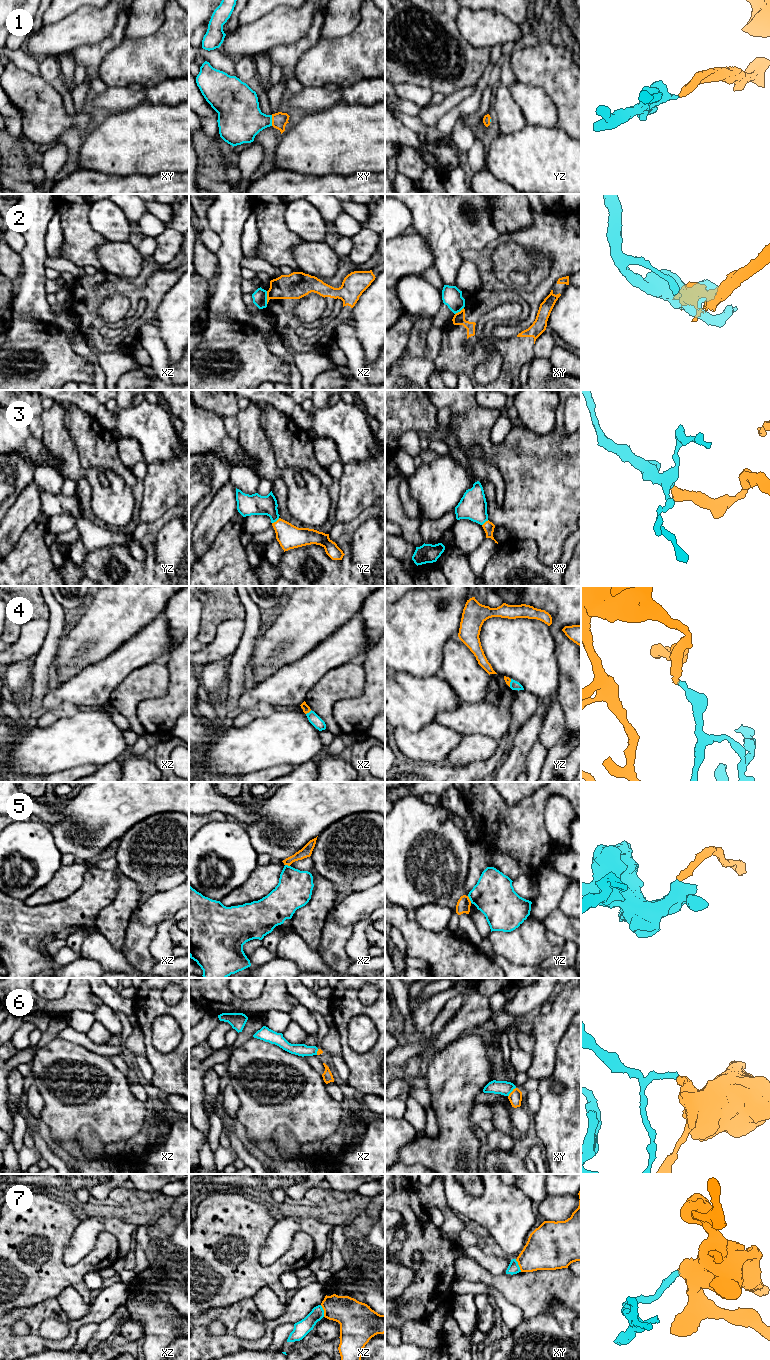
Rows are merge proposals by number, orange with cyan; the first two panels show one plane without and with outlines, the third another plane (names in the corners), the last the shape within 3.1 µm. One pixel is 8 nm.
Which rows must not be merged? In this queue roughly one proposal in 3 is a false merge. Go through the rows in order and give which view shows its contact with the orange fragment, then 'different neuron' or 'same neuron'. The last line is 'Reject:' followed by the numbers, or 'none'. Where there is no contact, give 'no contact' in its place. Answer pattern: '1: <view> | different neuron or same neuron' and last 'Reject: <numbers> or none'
1: xy | same neuron
2: xz | different neuron
3: yz | same neuron
4: xz | same neuron
5: yz | different neuron
6: xy | different neuron
7: xy | different neuron
Reject: 2, 5, 6, 7

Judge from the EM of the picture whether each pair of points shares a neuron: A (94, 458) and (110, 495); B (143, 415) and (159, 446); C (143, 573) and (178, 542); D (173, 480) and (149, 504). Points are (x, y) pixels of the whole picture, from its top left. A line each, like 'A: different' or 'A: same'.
A: different
B: same
C: different
D: same

